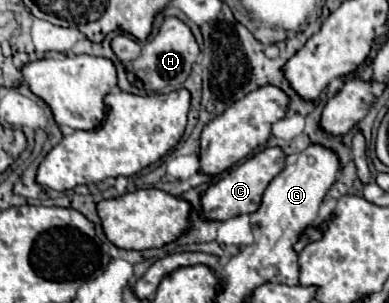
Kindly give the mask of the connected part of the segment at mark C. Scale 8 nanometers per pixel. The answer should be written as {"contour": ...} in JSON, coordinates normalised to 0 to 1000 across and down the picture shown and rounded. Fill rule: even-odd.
{"contour":[[[712,485],[676,492],[671,505],[640,518],[635,531],[594,558],[578,584],[568,584],[553,611],[542,611],[532,630],[517,637],[517,716],[527,729],[584,729],[594,716],[661,696],[676,630],[728,551],[733,551],[733,512]]]}

